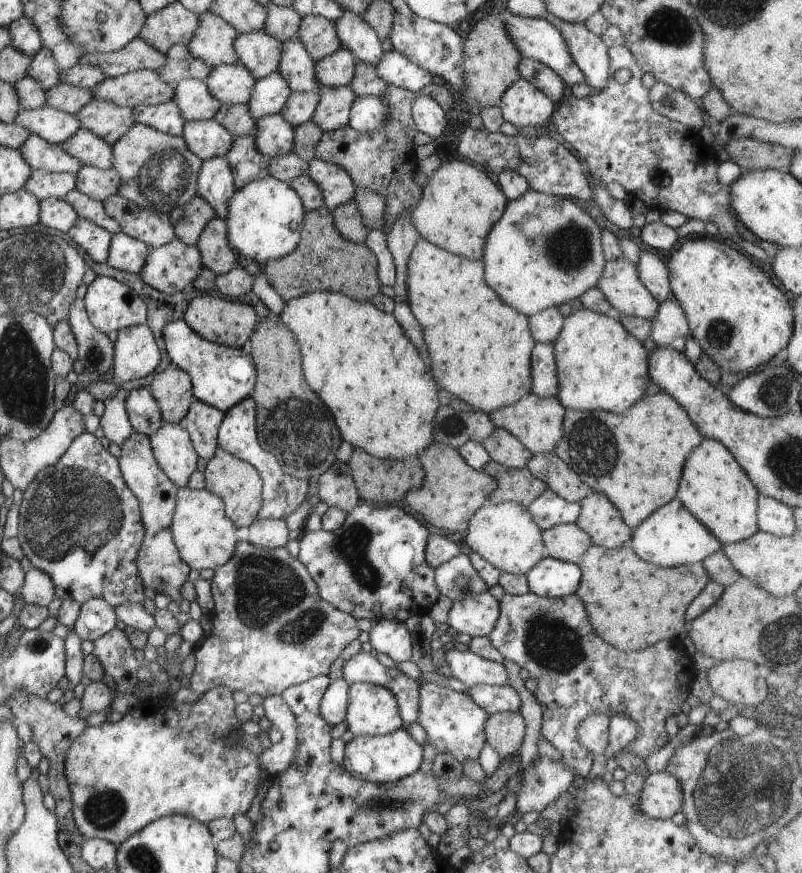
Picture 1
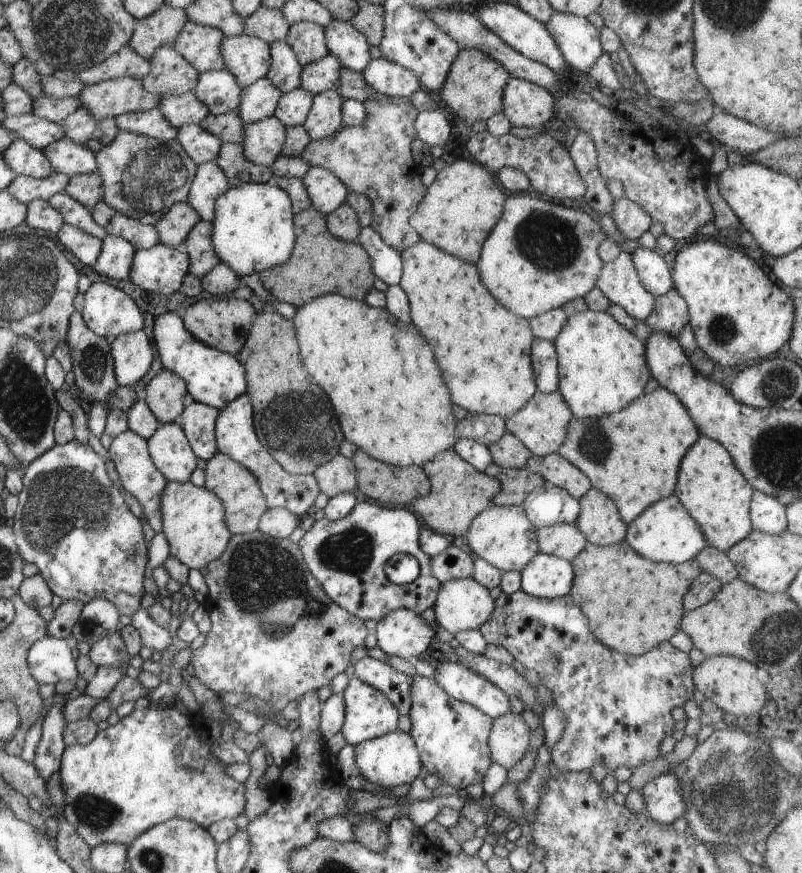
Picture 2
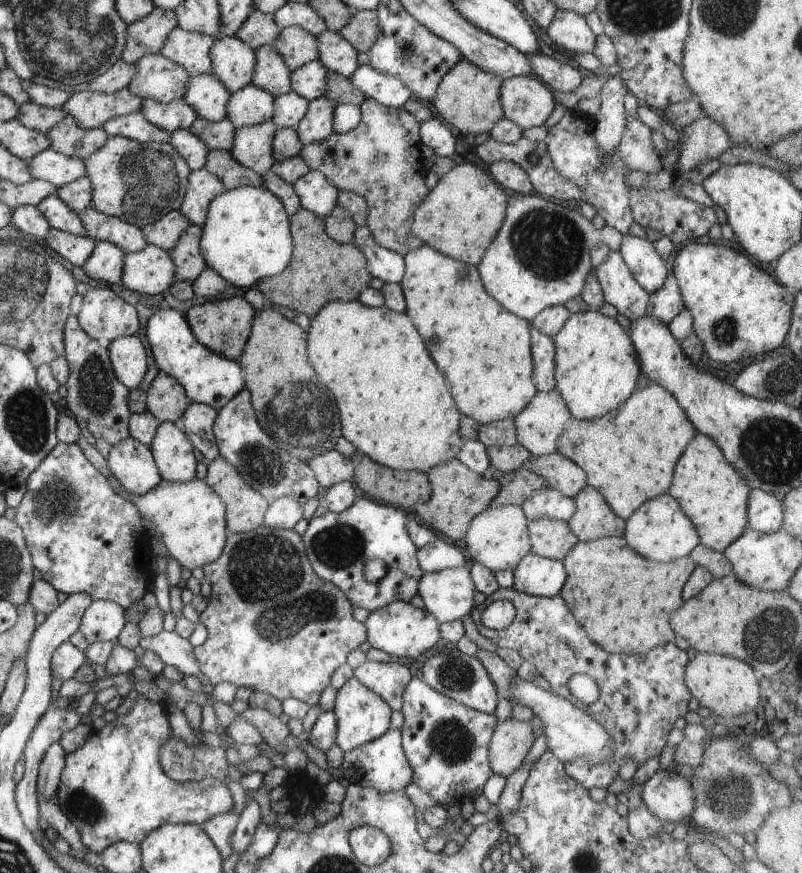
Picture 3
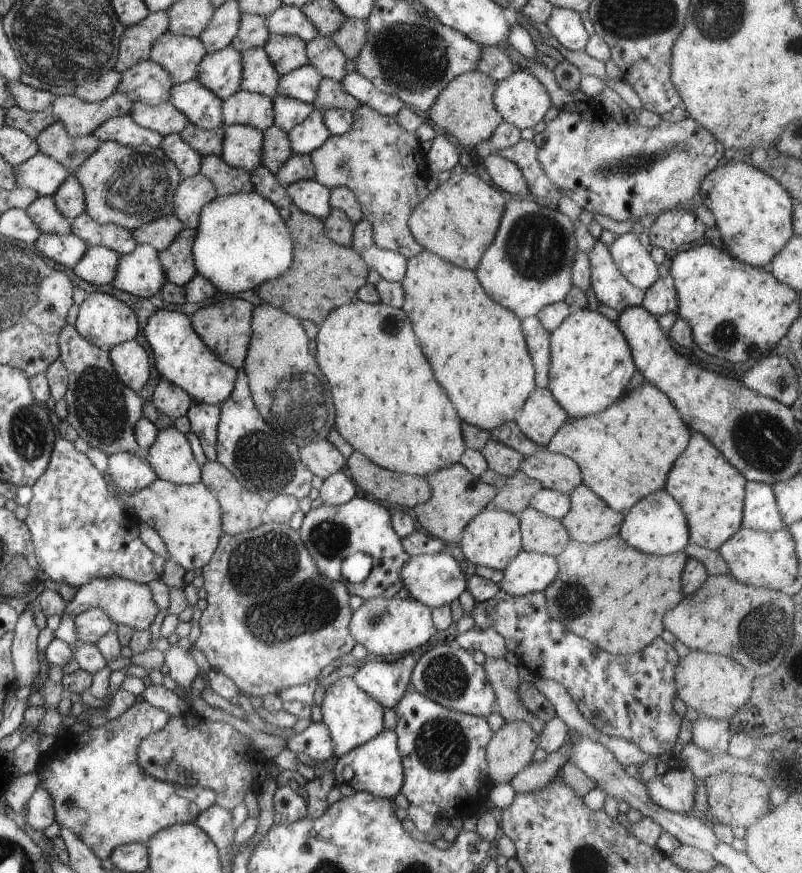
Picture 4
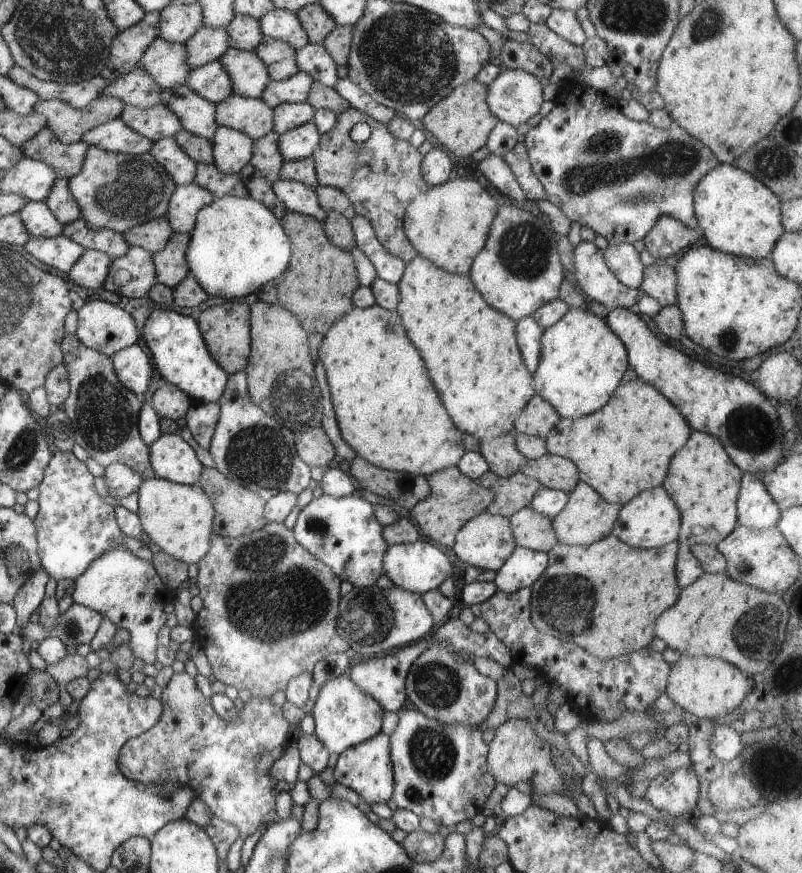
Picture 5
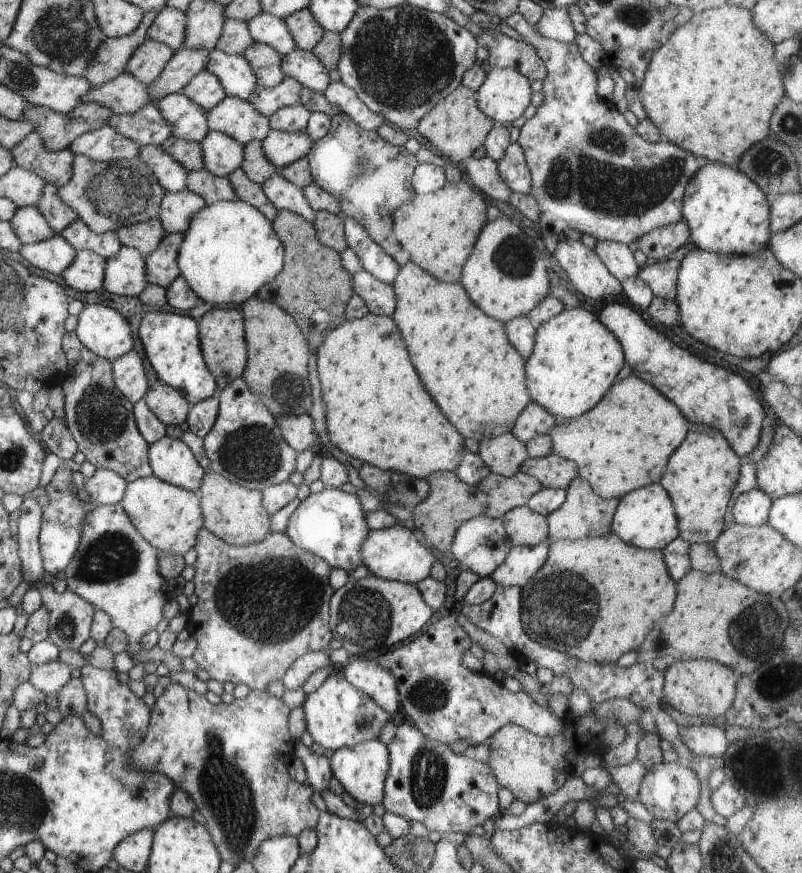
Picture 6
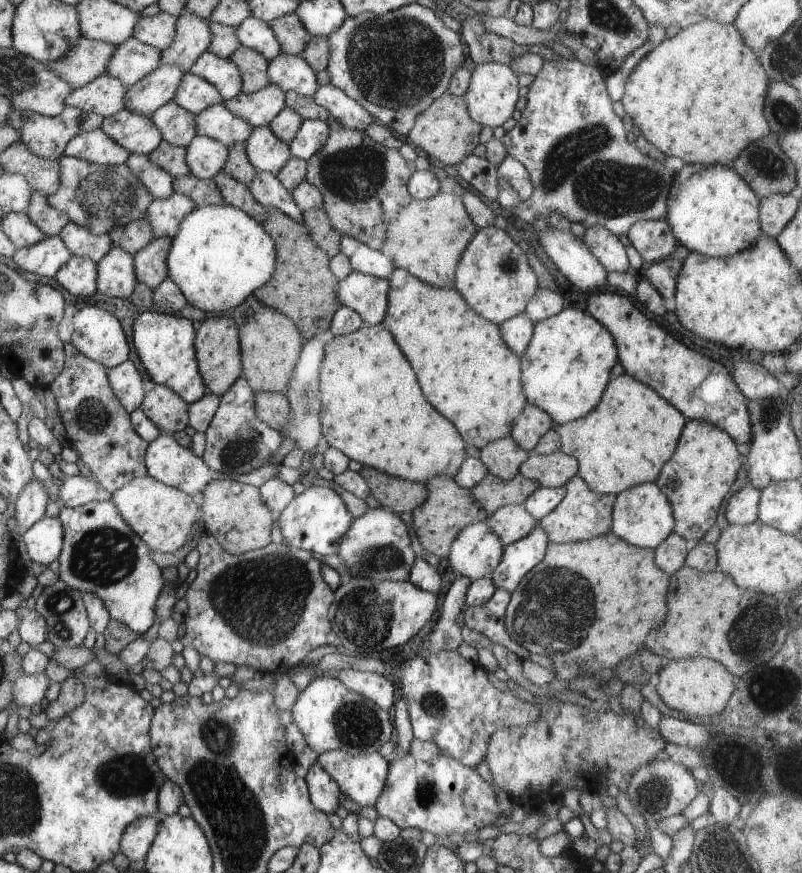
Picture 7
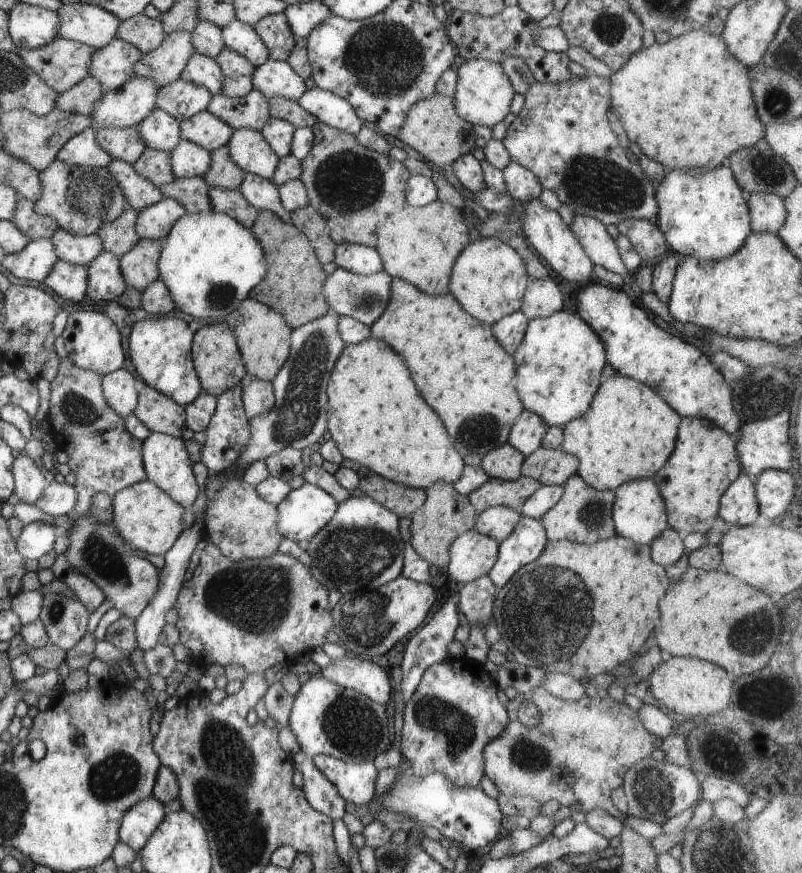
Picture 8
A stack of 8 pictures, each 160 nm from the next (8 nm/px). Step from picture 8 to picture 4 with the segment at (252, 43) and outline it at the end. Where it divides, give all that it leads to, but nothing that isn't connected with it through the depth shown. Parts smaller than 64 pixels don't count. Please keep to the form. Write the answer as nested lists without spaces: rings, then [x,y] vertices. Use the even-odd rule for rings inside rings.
[[[282,4],[265,19],[272,35],[298,37],[305,43],[318,36],[316,27],[306,18],[300,7]]]

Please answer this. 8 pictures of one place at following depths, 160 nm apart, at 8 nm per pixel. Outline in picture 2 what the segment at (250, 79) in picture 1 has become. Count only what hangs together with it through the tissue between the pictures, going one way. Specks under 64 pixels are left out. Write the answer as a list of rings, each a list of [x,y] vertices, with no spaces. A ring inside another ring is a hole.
[[[224,68],[199,73],[193,91],[210,113],[220,116],[237,110],[243,89],[238,86],[236,77]]]

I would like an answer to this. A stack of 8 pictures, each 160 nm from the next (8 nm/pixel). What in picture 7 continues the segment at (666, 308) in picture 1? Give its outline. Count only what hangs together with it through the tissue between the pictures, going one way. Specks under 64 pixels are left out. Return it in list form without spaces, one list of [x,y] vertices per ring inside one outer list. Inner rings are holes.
[[[674,257],[652,263],[646,270],[644,279],[648,279],[652,283],[664,300],[672,300],[675,297],[675,284],[682,265],[680,260]]]

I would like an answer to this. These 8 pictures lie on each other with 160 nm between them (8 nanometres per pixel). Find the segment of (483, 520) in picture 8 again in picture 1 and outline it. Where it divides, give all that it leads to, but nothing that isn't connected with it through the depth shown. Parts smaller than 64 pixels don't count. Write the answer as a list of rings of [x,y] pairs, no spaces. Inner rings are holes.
[[[564,523],[546,529],[541,534],[548,556],[579,565],[581,556],[593,544],[587,532],[576,523]]]

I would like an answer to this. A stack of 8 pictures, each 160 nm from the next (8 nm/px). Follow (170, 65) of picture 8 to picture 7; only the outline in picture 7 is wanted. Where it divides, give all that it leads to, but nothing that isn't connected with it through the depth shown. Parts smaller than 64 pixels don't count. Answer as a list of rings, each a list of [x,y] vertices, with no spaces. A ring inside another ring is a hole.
[[[184,11],[176,23],[176,34],[171,45],[161,51],[160,65],[178,67],[188,73],[198,57],[208,51],[211,41],[210,20],[202,20]]]

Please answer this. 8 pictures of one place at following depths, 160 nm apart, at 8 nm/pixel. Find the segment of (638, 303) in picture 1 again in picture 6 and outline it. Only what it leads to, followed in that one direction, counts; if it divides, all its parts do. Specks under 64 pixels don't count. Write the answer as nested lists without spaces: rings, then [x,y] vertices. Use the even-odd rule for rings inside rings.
[[[563,239],[557,244],[552,254],[556,258],[556,263],[558,262],[564,278],[567,279],[568,285],[578,294],[584,294],[586,298],[607,303],[622,298],[623,288],[621,282],[613,274],[610,274],[594,249],[586,247],[582,241]]]

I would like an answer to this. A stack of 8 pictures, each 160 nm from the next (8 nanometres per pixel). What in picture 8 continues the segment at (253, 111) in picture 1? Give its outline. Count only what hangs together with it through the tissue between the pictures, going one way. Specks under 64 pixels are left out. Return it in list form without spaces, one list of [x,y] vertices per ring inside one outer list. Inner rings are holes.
[[[203,110],[180,123],[182,139],[205,148],[209,153],[224,146],[231,139],[232,127],[211,112]]]

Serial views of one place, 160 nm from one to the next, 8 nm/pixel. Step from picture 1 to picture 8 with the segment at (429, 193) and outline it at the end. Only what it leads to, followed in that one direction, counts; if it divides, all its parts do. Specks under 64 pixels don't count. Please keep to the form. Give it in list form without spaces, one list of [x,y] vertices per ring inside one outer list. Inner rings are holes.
[[[439,199],[423,207],[413,207],[406,203],[401,209],[397,207],[386,220],[390,222],[388,228],[380,228],[380,230],[390,230],[390,232],[386,234],[380,232],[375,248],[382,259],[383,270],[392,278],[405,280],[426,294],[448,293],[452,267],[460,253],[469,245],[470,240],[470,226],[465,221],[461,209]]]

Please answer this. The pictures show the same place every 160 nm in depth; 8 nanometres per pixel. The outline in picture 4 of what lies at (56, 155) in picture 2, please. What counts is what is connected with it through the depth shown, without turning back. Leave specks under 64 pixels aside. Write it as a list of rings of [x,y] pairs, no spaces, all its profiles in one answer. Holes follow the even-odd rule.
[[[38,151],[31,159],[25,163],[14,167],[16,187],[21,189],[34,189],[40,197],[52,197],[56,189],[72,174],[63,164],[60,164],[52,157],[46,156]]]

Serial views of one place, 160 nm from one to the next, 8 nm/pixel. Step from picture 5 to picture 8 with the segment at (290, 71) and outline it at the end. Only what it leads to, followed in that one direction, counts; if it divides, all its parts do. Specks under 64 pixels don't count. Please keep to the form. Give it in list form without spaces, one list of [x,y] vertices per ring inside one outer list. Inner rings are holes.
[[[224,47],[213,59],[220,65],[224,75],[222,95],[239,99],[253,89],[252,73],[255,66],[247,58]]]

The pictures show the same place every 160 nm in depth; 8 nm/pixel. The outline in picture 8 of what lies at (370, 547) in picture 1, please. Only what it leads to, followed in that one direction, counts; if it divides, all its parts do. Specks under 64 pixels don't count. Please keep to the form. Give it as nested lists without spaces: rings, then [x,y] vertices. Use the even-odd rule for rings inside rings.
[[[304,483],[277,506],[280,534],[288,541],[309,540],[336,514],[338,503],[324,489]]]

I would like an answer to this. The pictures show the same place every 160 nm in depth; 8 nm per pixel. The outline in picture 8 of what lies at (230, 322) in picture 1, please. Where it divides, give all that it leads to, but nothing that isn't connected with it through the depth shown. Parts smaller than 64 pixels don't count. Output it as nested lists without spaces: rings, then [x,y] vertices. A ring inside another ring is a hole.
[[[224,320],[202,326],[193,334],[192,358],[202,390],[218,398],[228,389],[238,387],[247,373],[233,330]]]

